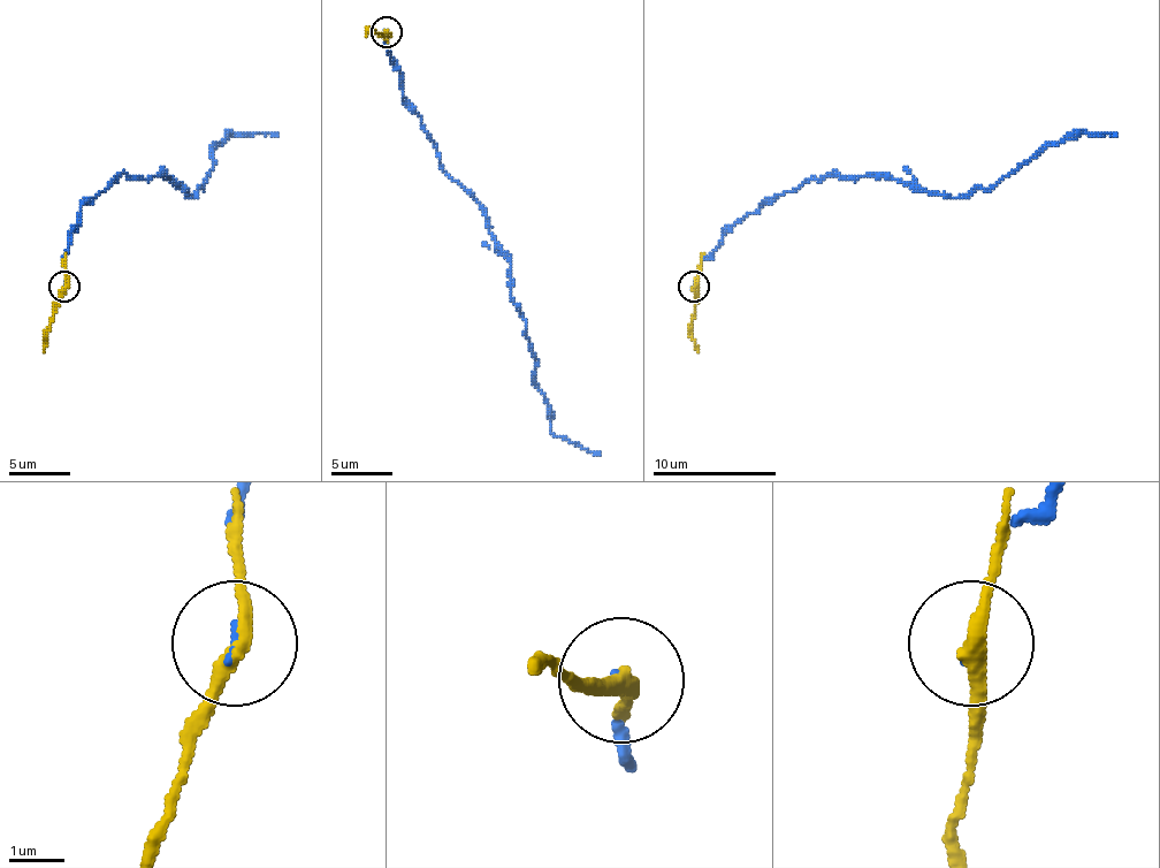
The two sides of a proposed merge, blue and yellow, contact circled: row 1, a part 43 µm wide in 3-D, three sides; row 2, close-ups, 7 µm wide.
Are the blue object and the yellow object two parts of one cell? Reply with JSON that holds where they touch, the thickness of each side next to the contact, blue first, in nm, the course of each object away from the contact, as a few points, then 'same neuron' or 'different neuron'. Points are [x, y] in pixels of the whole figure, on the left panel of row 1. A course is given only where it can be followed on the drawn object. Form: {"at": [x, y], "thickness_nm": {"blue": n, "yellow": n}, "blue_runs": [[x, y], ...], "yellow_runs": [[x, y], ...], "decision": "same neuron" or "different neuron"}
{"at": [65, 287], "thickness_nm": {"blue": 50, "yellow": 280}, "blue_runs": [[66, 287], [68, 235], [84, 204], [117, 176], [163, 176], [189, 198], [204, 189], [228, 134], [277, 136]], "yellow_runs": [[66, 287], [46, 330], [44, 352]], "decision": "different neuron"}

